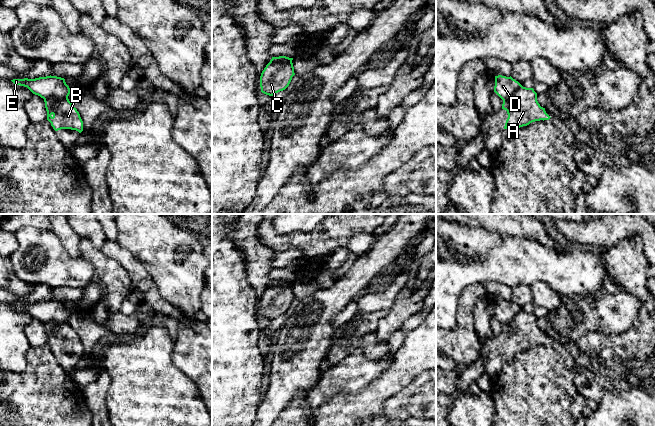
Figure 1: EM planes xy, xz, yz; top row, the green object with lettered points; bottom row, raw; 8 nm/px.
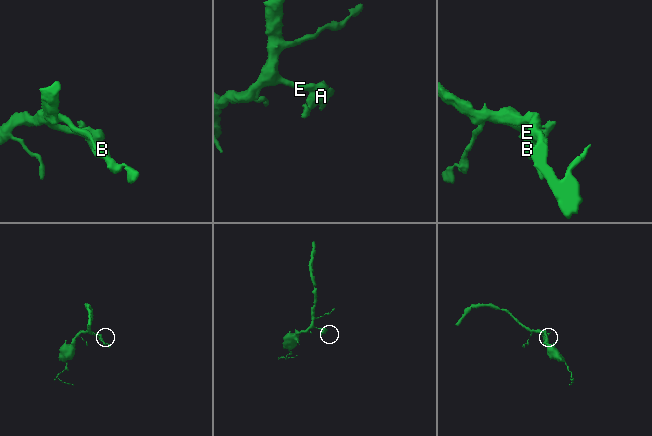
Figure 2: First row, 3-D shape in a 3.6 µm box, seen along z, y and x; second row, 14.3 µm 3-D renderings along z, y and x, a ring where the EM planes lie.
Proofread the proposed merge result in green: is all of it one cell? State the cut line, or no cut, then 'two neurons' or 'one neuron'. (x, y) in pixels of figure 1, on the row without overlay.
cut xy (67, 321), (46, 321), (44, 323); two neurons

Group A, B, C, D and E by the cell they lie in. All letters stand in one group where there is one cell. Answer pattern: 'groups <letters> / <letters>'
groups A B C / D E

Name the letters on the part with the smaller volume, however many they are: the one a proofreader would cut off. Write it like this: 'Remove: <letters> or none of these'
Remove: A, B, C

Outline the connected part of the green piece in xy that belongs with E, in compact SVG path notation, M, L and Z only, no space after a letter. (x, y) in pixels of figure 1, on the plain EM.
M46 300L35 303L13 303L14 308L27 311L33 318L43 323L49 321L68 322L71 313L65 303L57 300Z

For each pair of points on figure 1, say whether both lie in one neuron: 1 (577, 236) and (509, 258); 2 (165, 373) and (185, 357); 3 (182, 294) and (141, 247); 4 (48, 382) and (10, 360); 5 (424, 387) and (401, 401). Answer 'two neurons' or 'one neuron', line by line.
1: two neurons
2: two neurons
3: one neuron
4: two neurons
5: one neuron

